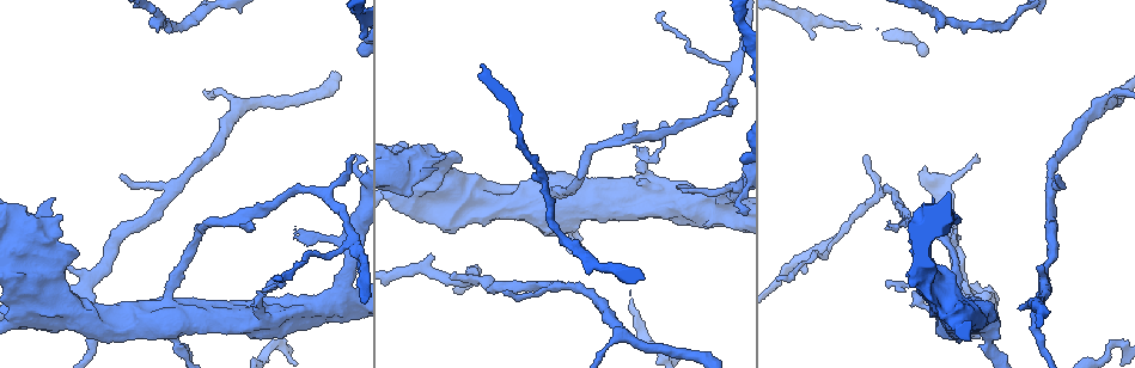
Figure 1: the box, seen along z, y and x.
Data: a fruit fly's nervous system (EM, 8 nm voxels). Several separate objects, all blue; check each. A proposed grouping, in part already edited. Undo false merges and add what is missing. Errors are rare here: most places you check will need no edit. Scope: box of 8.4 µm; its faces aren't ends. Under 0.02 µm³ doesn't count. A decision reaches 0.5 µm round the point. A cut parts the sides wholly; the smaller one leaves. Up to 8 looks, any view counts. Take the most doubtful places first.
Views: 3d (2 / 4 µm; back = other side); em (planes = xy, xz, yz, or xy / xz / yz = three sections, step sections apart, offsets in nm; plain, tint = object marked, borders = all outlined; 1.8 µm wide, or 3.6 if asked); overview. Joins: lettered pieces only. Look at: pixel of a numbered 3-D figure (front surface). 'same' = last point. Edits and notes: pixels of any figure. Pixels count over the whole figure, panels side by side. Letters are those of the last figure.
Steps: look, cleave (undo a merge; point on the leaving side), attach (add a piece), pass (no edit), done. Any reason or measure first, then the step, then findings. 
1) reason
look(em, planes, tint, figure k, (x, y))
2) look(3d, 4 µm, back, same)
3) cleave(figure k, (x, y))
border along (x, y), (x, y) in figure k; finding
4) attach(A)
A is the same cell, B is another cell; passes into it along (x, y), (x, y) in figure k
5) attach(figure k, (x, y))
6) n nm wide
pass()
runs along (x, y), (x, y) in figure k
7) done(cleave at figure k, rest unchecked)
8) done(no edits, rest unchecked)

free end
look(em, planes, borders, figure 1, (1044, 266))

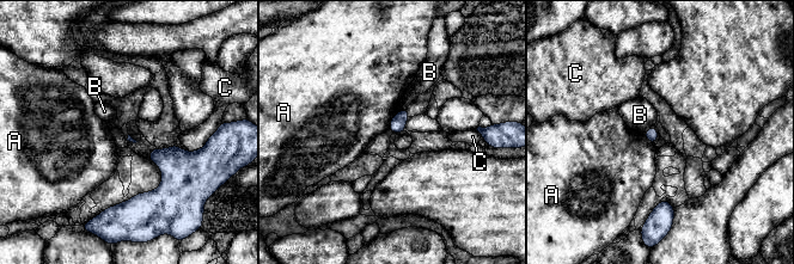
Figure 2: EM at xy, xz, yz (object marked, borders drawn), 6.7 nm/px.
C touches over 220 nm
pass()
A, B and C are other cells; none of them fits

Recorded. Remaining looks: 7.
thick turns thin
look(3d, 4 µm, figure 1, (938, 292))

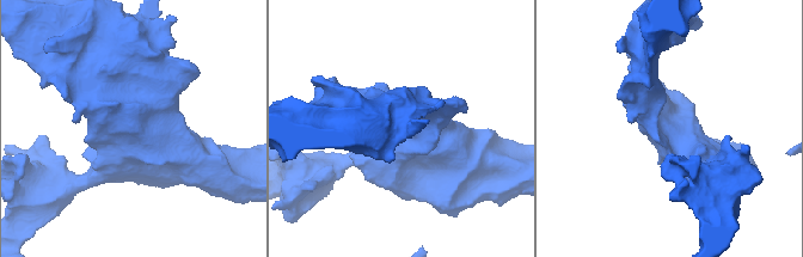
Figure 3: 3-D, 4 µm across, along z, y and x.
look(em, 3.6 µm, planes, tint, figure 3, (146, 125))

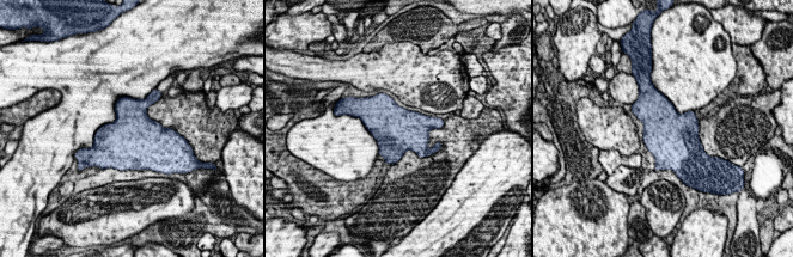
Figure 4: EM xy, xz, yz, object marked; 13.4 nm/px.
what lies round it
look(em, 3.6 µm, planes, borders, same)

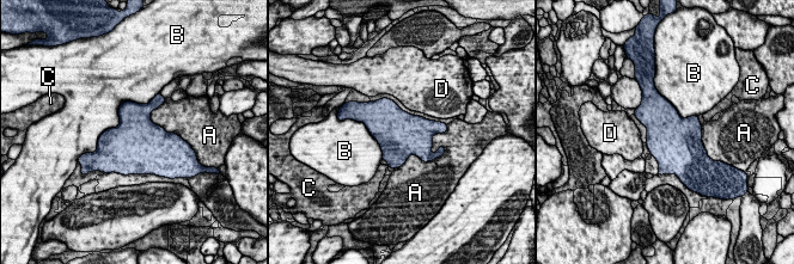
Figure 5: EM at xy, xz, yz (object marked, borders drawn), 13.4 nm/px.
pass()
A, B, C and D are other cells; border along (154, 97), (123, 102), (96, 149) in figure 5; one neuron here

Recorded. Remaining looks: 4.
three-way junction
look(3d, 4 µm, figure 1, (262, 321))

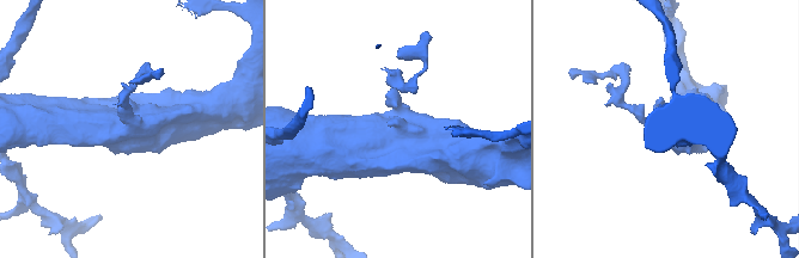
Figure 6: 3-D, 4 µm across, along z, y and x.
3 arms; shape alone is not enough
look(em, 3.6 µm, xy, step 8, tint, figure 6, (128, 124))

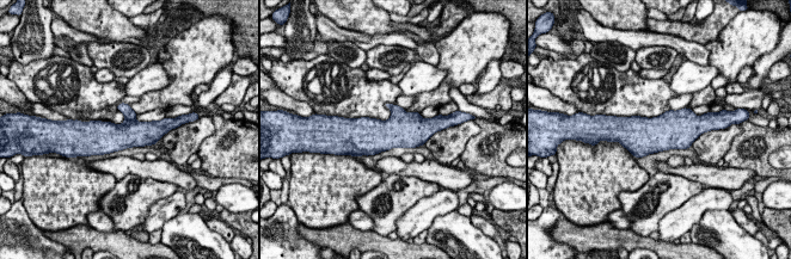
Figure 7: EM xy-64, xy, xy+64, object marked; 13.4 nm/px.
another direction
look(em, 3.6 µm, planes, borders, same)

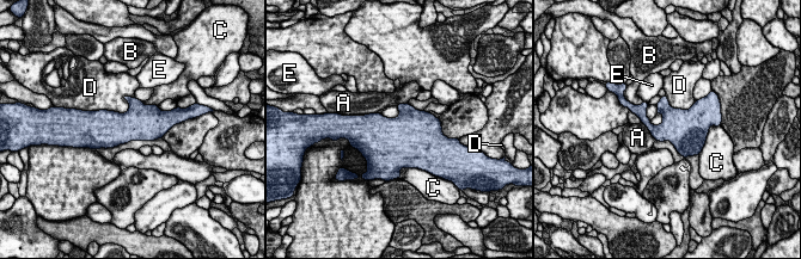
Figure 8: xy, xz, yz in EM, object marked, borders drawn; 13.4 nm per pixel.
D touches over 600 nm
pass()
A, B, C, D and E are other cells; border along (134, 96), (93, 111) in figure 8; continuous, no second neuron

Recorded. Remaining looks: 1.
done(no edits, rest unchecked)

